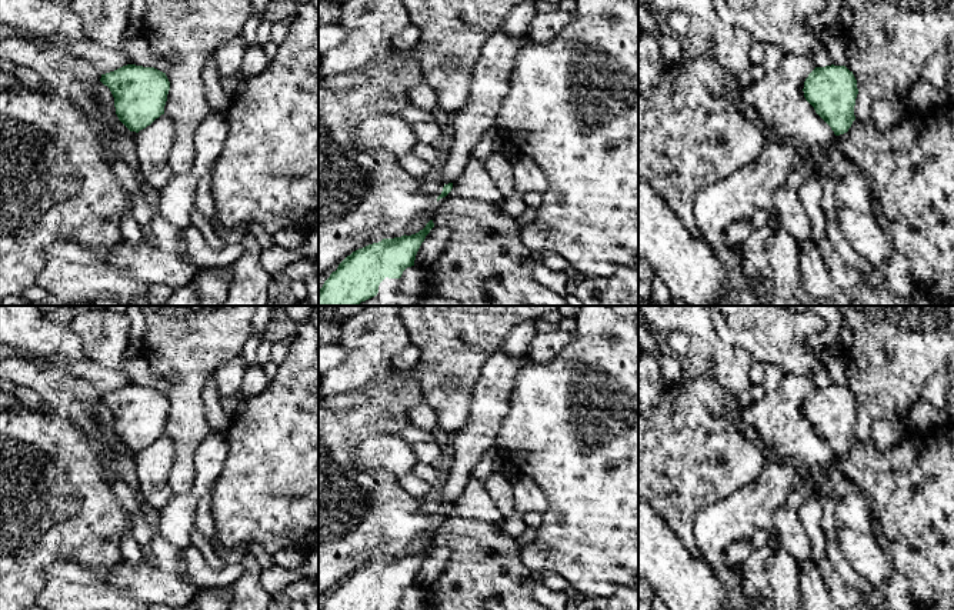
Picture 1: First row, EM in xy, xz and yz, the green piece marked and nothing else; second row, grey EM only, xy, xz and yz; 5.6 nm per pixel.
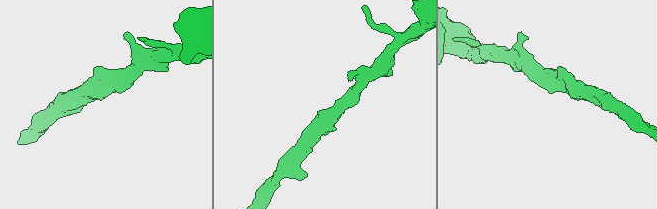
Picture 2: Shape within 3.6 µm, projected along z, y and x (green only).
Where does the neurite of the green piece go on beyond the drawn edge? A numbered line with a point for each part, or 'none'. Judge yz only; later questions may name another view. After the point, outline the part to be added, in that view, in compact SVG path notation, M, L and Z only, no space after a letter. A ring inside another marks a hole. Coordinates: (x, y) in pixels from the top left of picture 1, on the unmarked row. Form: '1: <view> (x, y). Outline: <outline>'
none

